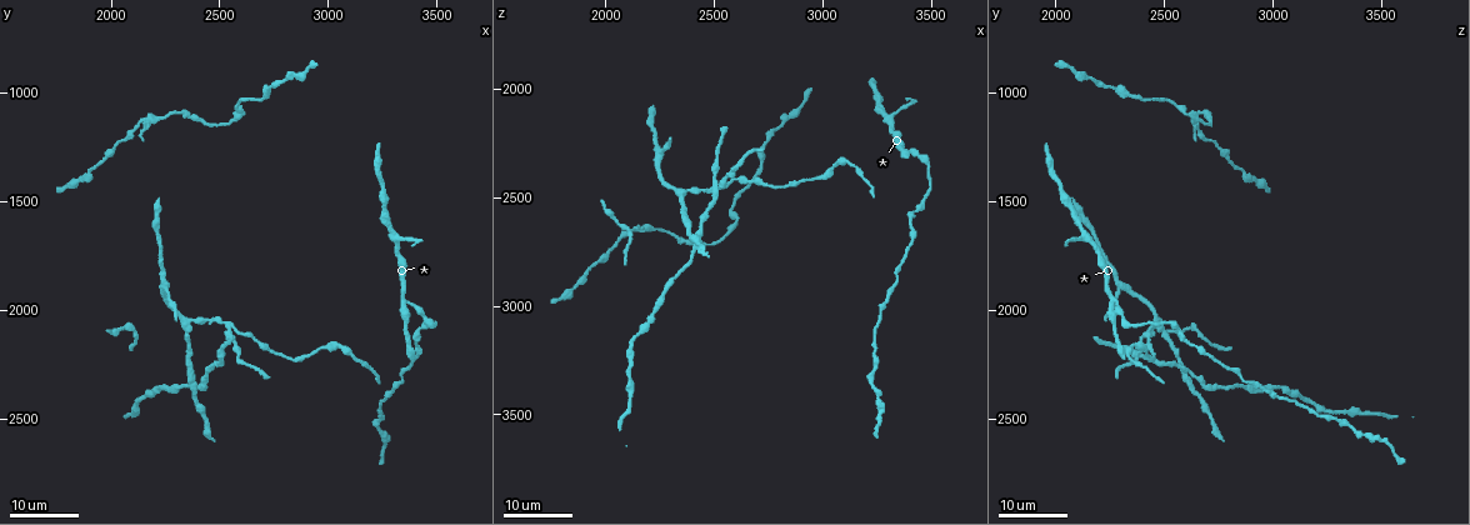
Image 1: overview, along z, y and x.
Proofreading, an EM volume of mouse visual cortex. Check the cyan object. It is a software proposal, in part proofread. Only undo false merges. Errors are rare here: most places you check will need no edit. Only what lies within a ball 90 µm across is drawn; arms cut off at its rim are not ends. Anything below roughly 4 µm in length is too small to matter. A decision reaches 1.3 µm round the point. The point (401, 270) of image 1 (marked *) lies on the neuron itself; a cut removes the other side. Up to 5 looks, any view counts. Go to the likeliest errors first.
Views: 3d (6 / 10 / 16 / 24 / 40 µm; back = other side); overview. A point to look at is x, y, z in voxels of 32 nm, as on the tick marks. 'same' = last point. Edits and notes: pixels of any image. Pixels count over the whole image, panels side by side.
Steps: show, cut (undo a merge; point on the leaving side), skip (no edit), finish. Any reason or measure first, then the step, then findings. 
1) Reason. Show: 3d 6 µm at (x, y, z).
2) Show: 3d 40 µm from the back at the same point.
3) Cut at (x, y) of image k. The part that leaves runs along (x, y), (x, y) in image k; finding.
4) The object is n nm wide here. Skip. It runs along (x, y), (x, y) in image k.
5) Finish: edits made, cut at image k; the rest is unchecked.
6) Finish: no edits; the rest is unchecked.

A narrow waist. Show: 3d 24 µm at (2380, 2050, 2460).

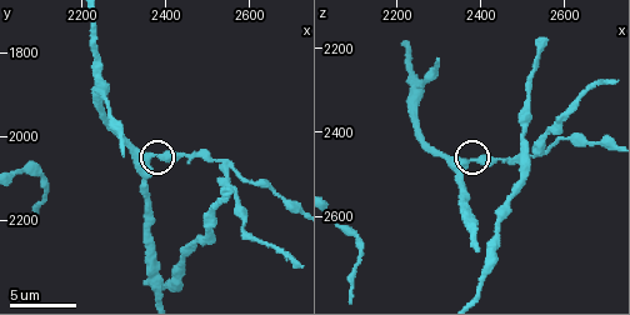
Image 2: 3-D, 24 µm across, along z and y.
Zoom in. Show: 3d 6 µm at (2380, 2040, 2465).

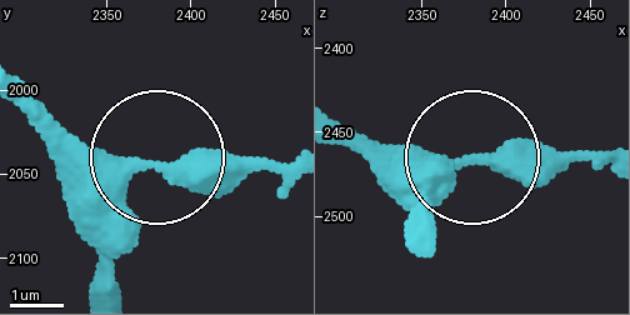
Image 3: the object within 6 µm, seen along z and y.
Show: 3d 6 µm from the back at (2380, 2046, 2468).

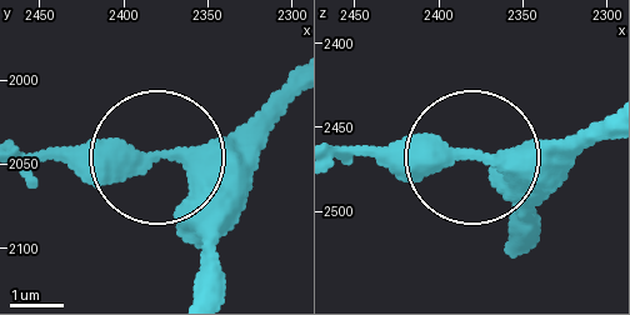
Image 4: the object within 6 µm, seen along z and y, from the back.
The object is 360 nm wide here. Skip. It runs along (26, 164), (174, 164), (223, 280) in image 4; all the same neuron.

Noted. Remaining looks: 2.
Narrows sharply. Show: 3d 16 µm at (2610, 1090, 2590).

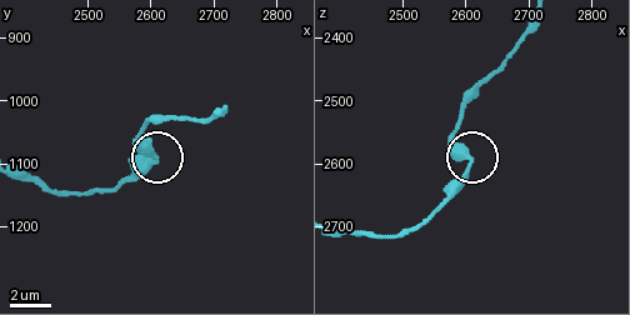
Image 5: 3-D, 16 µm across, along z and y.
Closer look. Show: 3d 10 µm at (2610, 1095, 2595).

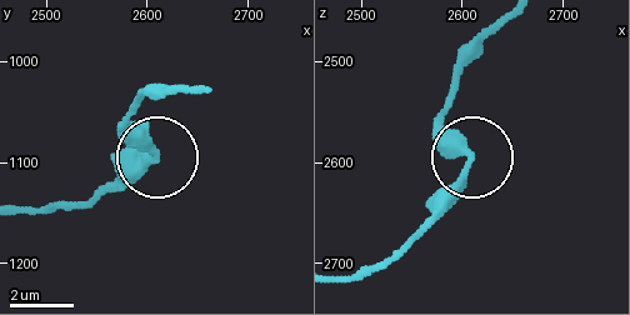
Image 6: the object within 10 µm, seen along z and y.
The object is 330 nm wide here. Skip. All the same neuron.

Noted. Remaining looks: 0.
Finish: no edits; the rest is unchecked.

